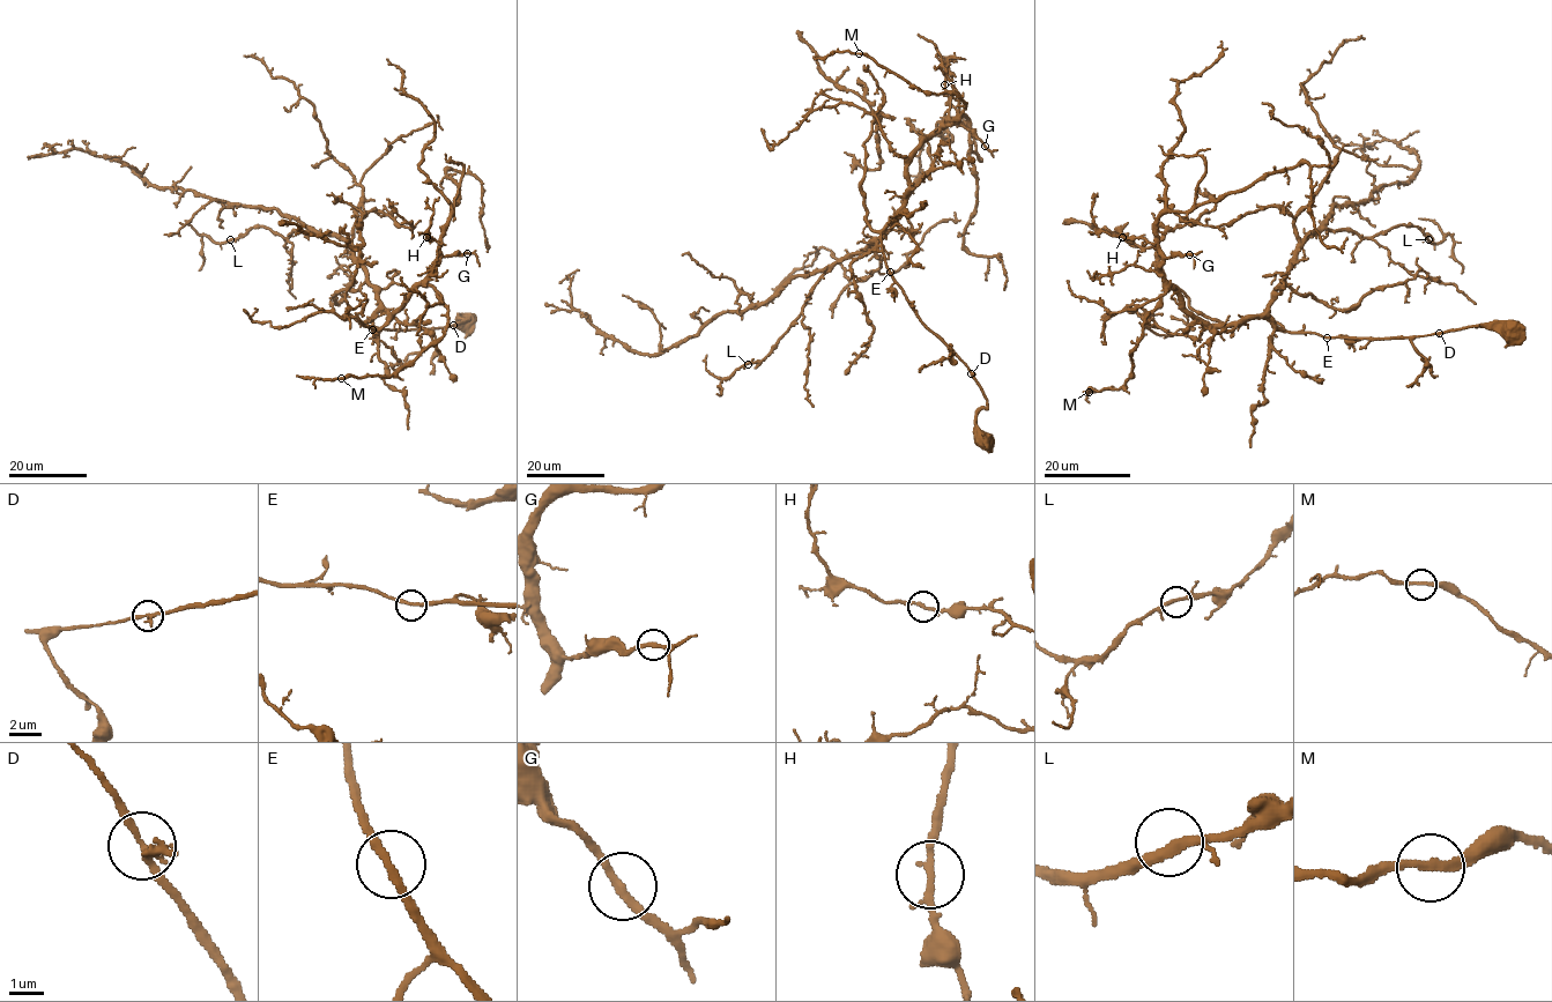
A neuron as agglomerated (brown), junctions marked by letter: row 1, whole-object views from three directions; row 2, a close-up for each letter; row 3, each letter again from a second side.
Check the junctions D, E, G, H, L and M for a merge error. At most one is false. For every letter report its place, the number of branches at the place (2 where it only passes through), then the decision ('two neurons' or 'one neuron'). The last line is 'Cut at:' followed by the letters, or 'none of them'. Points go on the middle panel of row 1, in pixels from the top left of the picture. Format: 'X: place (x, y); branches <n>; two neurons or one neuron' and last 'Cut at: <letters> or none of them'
D: place (971, 373); branches 2; one neuron
E: place (890, 272); branches 2; one neuron
G: place (985, 146); branches 2; one neuron
H: place (944, 84); branches 2; one neuron
L: place (748, 364); branches 2; one neuron
M: place (859, 53); branches 2; one neuron
Cut at: none of them

